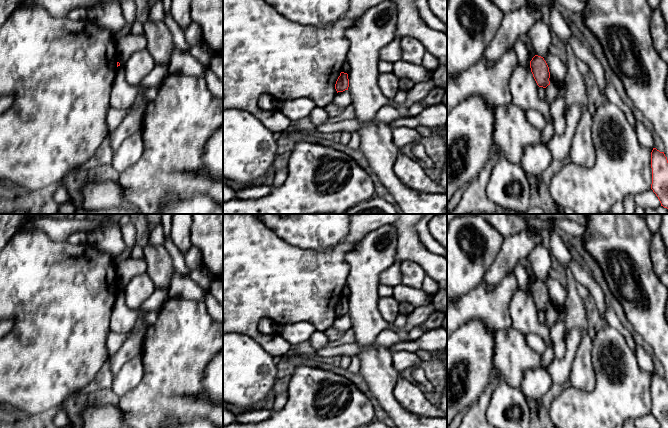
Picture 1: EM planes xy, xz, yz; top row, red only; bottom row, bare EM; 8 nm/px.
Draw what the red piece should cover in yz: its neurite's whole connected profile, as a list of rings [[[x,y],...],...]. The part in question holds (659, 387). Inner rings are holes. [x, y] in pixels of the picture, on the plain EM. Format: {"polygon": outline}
{"polygon": [[[653,372],[651,376],[651,413],[661,428],[668,428],[668,384],[664,376]]]}

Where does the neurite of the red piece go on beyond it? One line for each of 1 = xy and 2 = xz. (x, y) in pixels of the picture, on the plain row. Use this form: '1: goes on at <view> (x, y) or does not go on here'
1: does not go on here
2: does not go on here

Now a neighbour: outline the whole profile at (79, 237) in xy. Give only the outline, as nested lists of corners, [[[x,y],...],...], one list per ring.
[[[84,231],[75,232],[67,238],[67,241],[73,245],[85,243],[86,242],[86,232]]]

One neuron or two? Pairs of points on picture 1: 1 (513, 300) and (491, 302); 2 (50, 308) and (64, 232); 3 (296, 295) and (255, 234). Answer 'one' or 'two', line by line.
1: one
2: two
3: one

